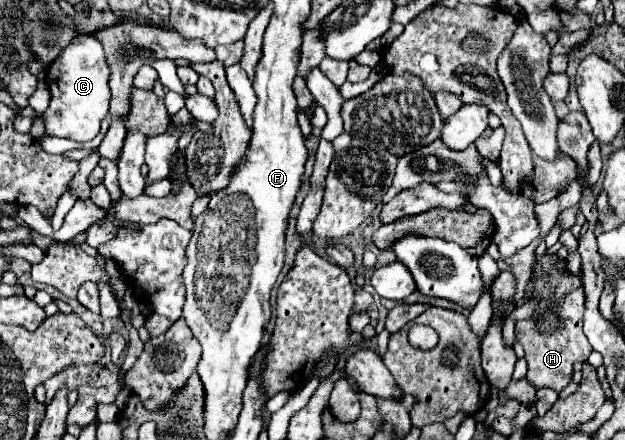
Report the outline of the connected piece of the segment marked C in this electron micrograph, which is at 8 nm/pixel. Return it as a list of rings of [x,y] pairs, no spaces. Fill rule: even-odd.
[[[77,36],[69,42],[47,68],[47,86],[51,90],[51,104],[43,114],[47,134],[69,138],[79,144],[91,142],[99,132],[101,120],[109,112],[109,76],[111,68],[107,66],[105,50],[97,38]]]

